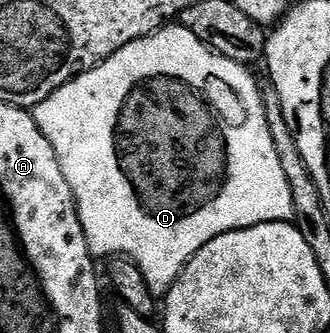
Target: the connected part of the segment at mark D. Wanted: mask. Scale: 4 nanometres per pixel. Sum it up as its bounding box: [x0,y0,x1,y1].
[32,26,293,298]

